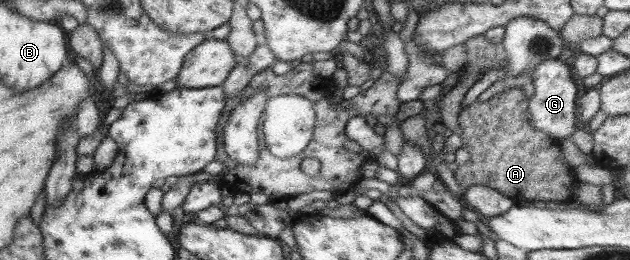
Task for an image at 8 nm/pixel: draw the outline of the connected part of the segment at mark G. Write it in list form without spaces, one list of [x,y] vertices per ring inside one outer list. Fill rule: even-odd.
[[[560,59],[545,60],[540,63],[531,75],[533,76],[533,84],[535,86],[534,97],[529,99],[529,111],[533,116],[534,126],[552,136],[557,140],[570,137],[581,128],[581,124],[577,120],[576,98],[578,98],[578,90],[576,83],[570,73],[570,68],[564,61]]]

